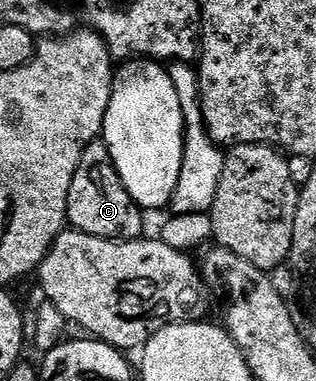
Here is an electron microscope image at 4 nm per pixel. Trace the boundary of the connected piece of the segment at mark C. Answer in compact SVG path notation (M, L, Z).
M89 158L89 162L82 160L69 193L67 222L72 229L81 230L91 236L122 240L139 238L146 233L146 215L141 207L133 201L124 184L113 186L113 178L109 178L109 174L114 174L116 171L115 167L112 170L105 170L105 178L101 178L101 170L97 170L97 162L93 162L93 158Z

